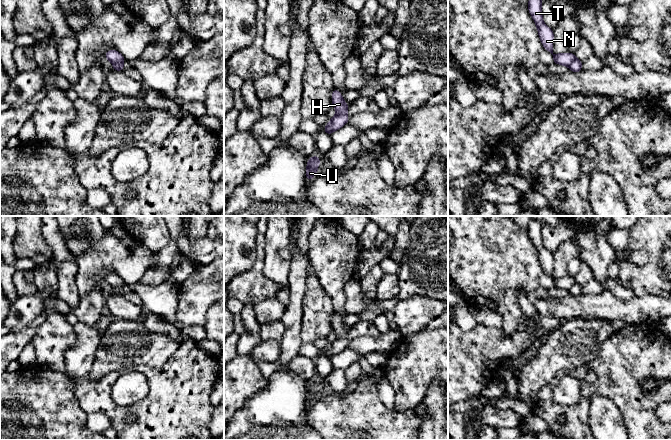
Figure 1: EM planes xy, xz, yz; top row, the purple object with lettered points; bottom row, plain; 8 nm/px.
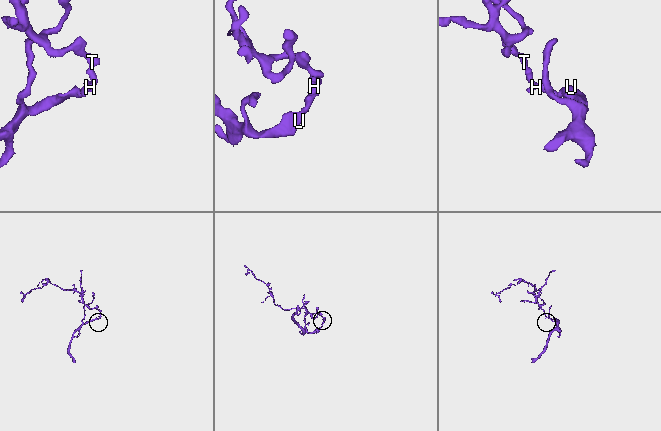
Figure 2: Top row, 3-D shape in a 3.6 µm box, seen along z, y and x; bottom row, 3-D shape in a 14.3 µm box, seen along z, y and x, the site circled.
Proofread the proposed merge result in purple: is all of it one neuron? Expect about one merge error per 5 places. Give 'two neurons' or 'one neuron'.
two neurons

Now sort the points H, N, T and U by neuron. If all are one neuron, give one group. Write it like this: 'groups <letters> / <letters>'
groups H N T / U

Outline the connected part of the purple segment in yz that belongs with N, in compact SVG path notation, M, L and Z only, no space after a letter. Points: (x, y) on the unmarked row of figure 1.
M531 219L527 228L530 239L537 250L537 255L542 270L546 275L550 276L553 279L553 287L563 290L569 290L570 287L576 282L576 279L575 277L568 276L560 278L553 277L554 257L553 254L543 246L542 227L542 221Z

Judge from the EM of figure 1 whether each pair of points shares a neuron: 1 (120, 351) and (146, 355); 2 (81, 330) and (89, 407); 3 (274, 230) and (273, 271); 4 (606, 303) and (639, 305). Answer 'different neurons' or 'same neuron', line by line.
1: same neuron
2: different neurons
3: same neuron
4: same neuron

